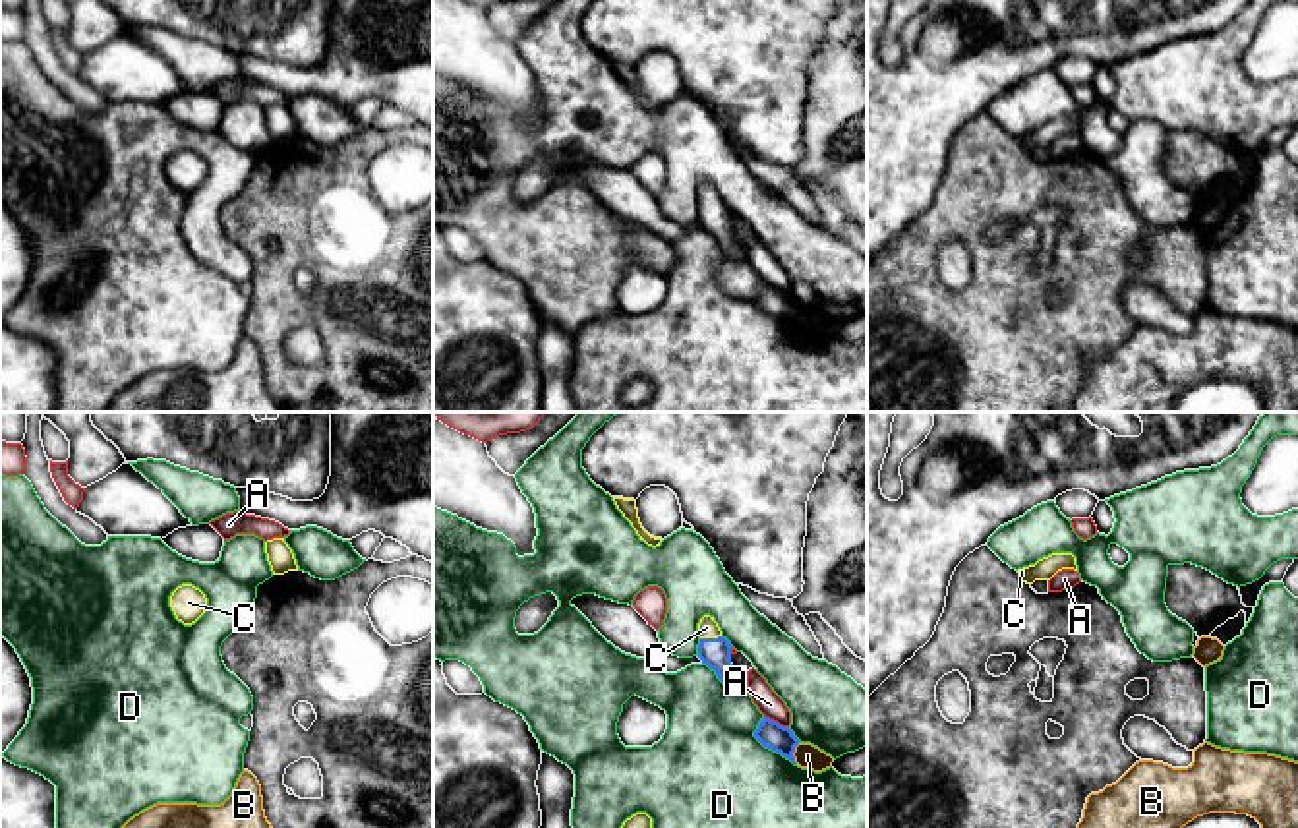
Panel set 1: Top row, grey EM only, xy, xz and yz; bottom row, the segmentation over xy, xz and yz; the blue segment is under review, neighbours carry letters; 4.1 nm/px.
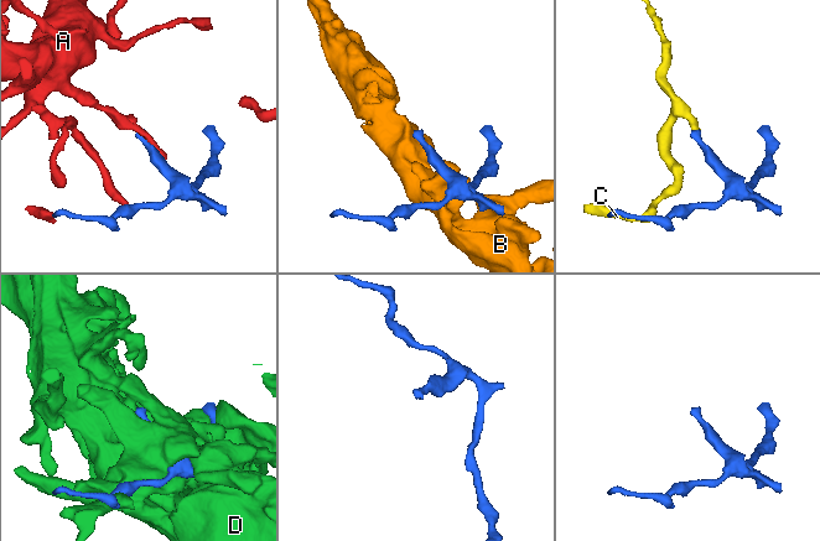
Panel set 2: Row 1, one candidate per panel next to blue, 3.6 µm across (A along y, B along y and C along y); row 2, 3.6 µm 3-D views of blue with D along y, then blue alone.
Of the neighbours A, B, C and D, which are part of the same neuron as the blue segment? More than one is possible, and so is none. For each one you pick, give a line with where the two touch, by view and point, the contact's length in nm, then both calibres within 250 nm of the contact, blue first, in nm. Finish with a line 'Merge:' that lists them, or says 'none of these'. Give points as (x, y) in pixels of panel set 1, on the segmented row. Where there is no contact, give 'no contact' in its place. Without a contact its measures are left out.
C: contact xz (710, 639); length 90 nm; calibres 130 and 80 nm
Merge: C

